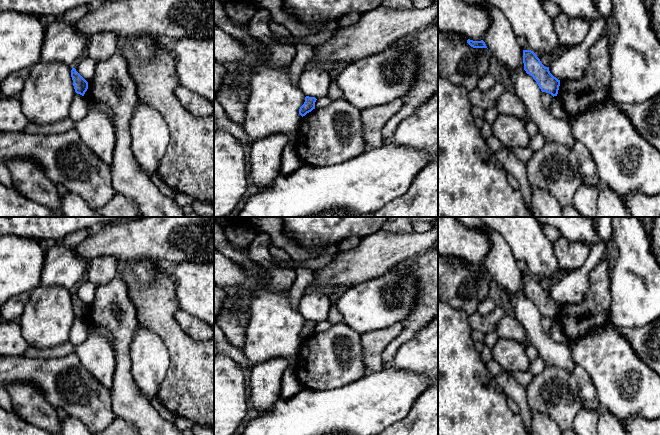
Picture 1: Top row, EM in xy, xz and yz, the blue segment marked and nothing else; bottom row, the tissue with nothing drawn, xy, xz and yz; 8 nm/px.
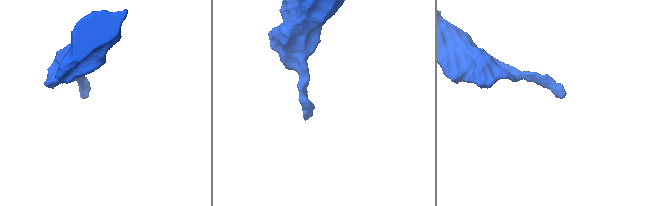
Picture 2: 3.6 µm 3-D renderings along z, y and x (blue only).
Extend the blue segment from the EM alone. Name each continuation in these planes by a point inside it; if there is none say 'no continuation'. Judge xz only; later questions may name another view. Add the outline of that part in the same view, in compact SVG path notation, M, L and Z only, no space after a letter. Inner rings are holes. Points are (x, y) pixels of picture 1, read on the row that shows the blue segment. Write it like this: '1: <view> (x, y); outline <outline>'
no continuation

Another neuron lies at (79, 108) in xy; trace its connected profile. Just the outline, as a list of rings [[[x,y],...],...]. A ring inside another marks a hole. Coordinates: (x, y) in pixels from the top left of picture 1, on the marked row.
[[[76,93],[69,109],[69,117],[76,122],[85,117],[89,111],[87,99]]]

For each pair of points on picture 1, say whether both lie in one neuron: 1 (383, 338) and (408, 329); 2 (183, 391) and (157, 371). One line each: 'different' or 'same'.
1: different
2: different

